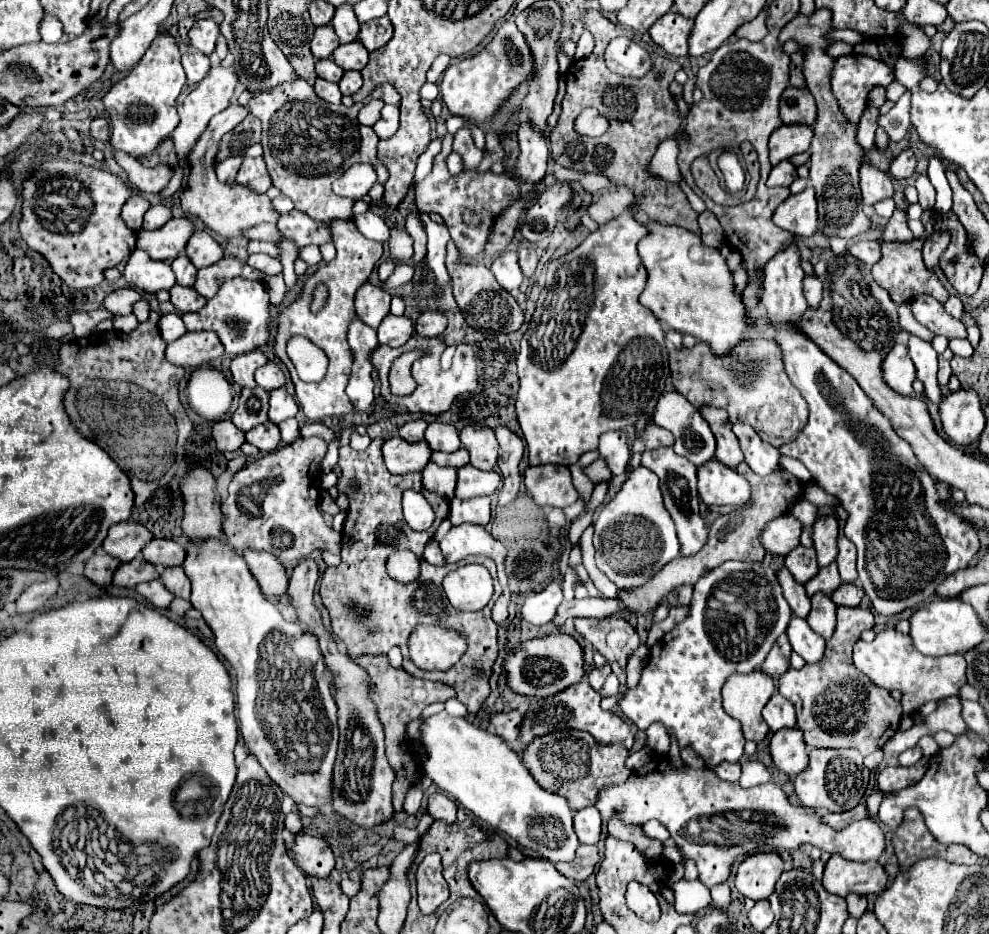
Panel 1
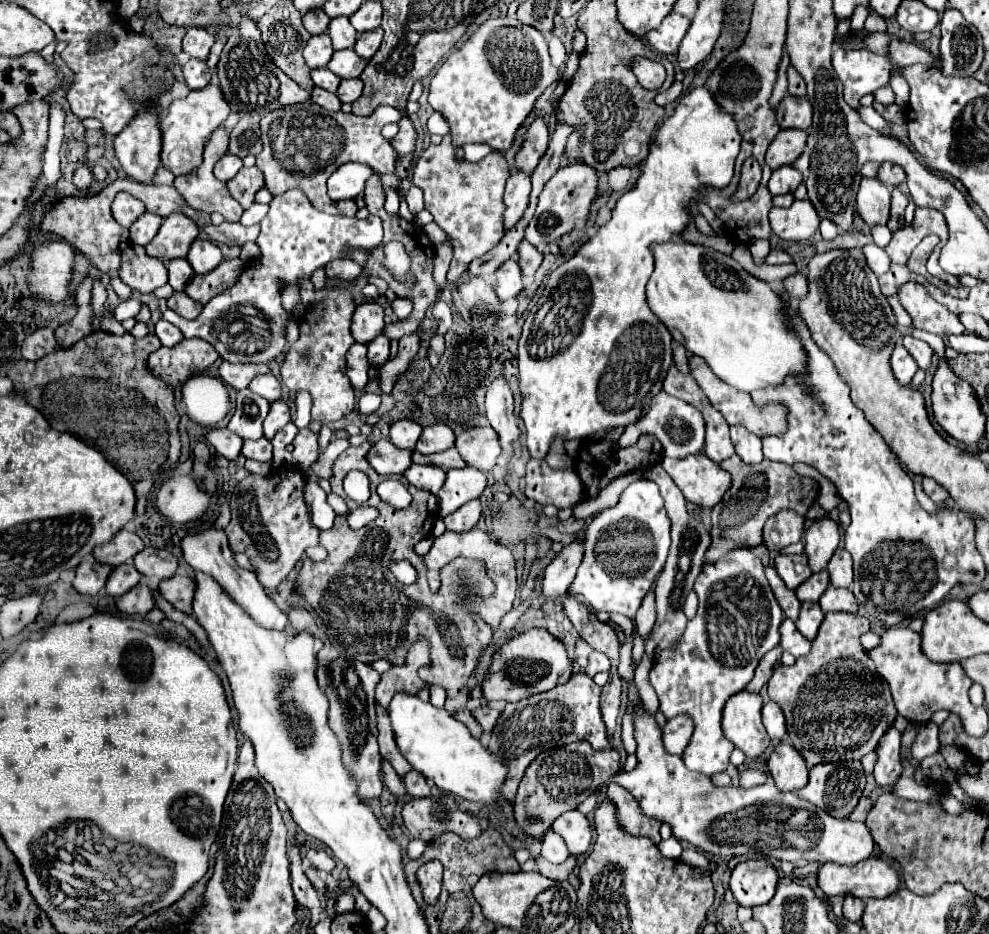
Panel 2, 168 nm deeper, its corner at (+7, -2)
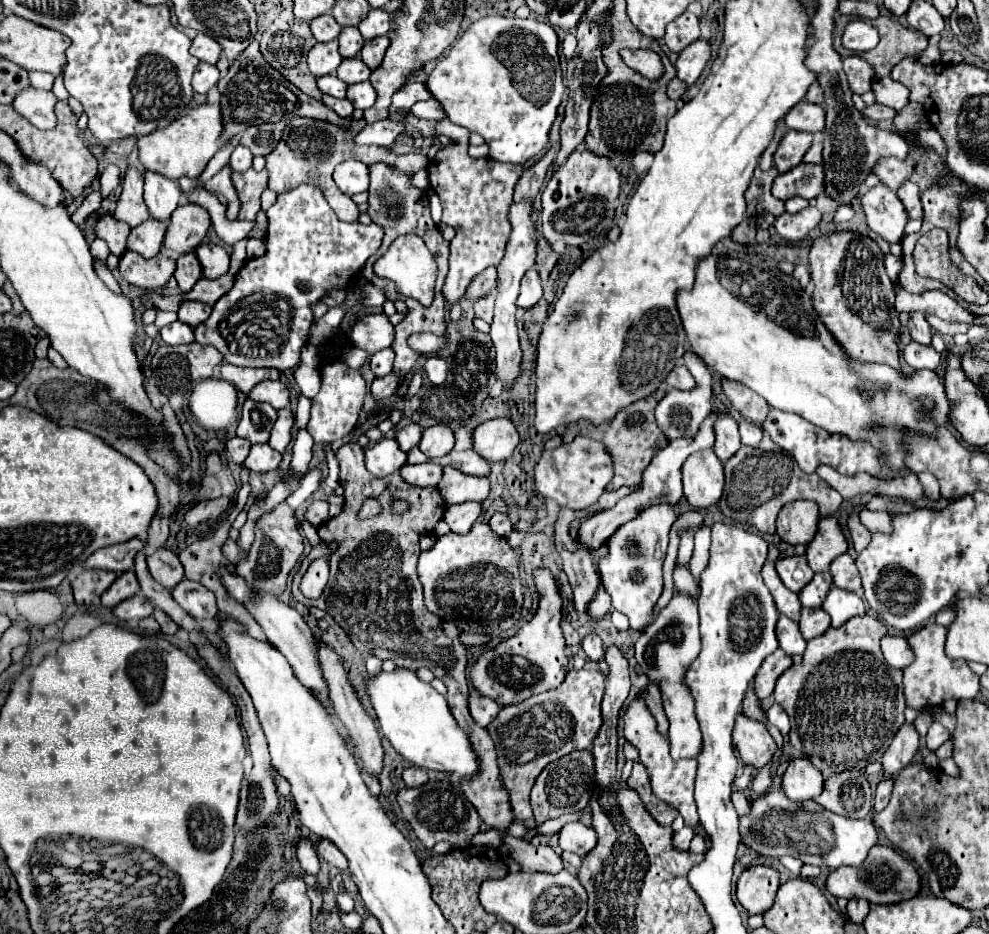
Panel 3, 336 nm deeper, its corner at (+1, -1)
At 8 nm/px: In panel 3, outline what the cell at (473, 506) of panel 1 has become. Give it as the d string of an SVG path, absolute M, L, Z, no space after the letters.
M464 503L464 505L448 505L444 513L444 521L456 533L468 533L472 523L480 517L482 505L480 503Z

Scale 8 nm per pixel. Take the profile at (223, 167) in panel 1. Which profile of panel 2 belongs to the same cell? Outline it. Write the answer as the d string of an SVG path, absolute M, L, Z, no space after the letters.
M226 154L226 156L222 156L222 158L216 162L216 166L214 166L214 176L216 176L220 182L228 182L228 180L232 180L232 178L238 174L240 168L242 168L242 160L240 160L238 156Z

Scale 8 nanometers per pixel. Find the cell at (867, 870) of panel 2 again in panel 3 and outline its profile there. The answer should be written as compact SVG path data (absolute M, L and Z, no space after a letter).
M878 843L876 847L872 847L872 851L868 853L868 857L862 865L834 869L828 875L826 889L834 897L844 897L844 899L862 897L872 905L888 905L888 903L892 905L892 903L900 903L904 899L916 897L920 893L922 885L920 885L918 871L914 869L914 865L906 857L902 857L894 847Z

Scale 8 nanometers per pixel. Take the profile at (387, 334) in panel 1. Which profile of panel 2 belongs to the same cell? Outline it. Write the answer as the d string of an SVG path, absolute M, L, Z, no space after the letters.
M378 334L378 338L374 338L374 342L368 344L368 358L372 364L384 364L388 360L390 354L390 340L386 338L386 334Z

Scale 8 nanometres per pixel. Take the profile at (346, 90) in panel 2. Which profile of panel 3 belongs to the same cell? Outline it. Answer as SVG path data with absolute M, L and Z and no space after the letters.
M364 81L362 85L352 85L348 87L348 101L352 101L354 109L370 109L376 101L376 91L368 81Z

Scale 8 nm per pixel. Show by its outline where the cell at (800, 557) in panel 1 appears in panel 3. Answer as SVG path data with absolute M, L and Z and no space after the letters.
M804 555L800 557L786 557L786 559L780 559L776 563L776 571L782 579L782 583L794 591L794 593L800 593L800 589L810 583L810 579L814 577L814 571L808 567L808 561Z

